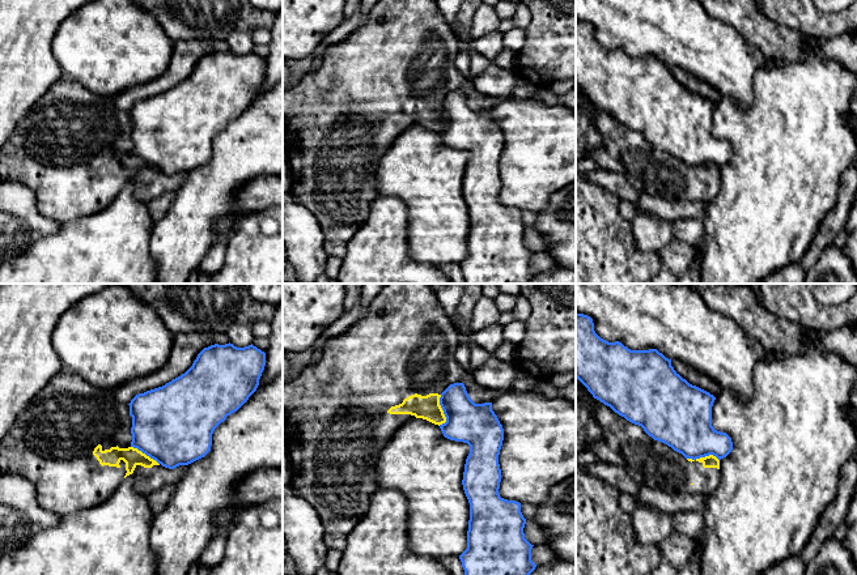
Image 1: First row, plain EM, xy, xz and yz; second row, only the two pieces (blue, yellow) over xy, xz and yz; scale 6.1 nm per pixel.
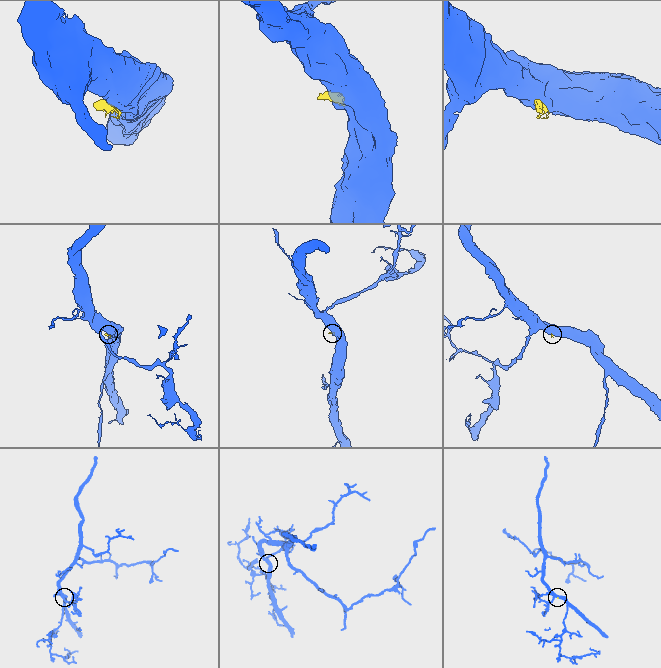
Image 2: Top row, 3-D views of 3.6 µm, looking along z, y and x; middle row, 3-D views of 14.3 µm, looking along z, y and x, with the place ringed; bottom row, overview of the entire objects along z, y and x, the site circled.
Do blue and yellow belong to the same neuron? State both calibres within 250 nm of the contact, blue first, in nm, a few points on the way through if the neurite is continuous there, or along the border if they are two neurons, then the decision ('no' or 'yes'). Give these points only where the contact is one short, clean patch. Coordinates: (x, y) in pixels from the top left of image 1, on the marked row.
calibres 260 and 150 nm; border xz (440, 395), (440, 407), (445, 421), (438, 425); no

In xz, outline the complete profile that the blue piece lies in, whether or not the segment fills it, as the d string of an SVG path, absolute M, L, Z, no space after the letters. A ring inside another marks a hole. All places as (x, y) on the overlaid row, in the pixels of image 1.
M463 383L450 384L440 397L446 422L440 425L445 438L470 446L463 472L463 490L470 503L467 549L459 555L464 575L530 575L536 565L531 561L531 545L523 533L526 519L521 503L500 497L501 469L498 455L504 429L492 410L492 402L475 404Z

